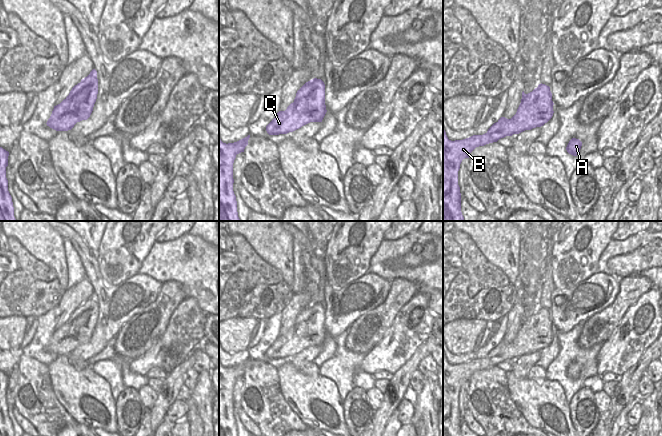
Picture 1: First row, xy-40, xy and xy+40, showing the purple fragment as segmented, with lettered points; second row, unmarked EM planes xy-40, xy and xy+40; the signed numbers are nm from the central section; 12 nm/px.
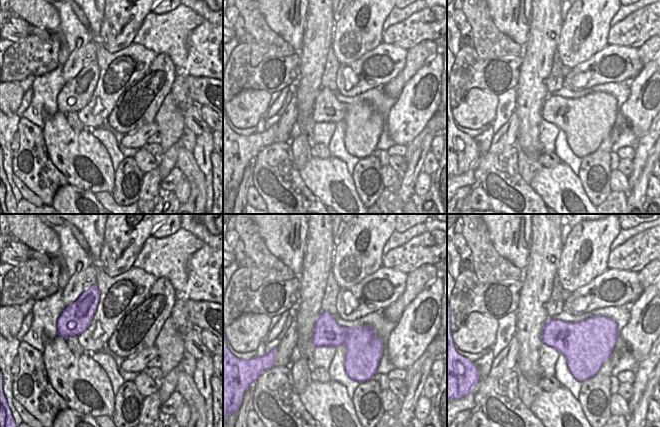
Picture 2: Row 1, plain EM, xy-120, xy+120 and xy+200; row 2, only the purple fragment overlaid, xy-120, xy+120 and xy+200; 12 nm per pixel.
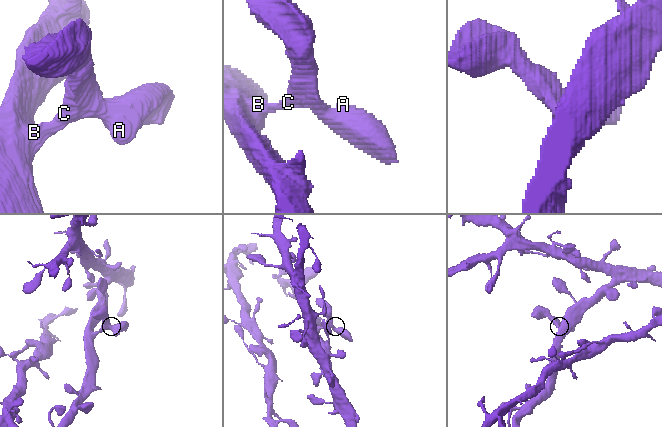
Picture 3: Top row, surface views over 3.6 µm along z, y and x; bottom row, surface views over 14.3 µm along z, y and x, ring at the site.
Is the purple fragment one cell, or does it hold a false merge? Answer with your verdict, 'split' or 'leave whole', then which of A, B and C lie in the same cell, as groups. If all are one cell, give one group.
leave whole; groups A B C

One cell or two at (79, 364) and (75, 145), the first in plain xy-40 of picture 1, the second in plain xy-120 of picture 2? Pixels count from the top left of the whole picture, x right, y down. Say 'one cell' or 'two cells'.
two cells

